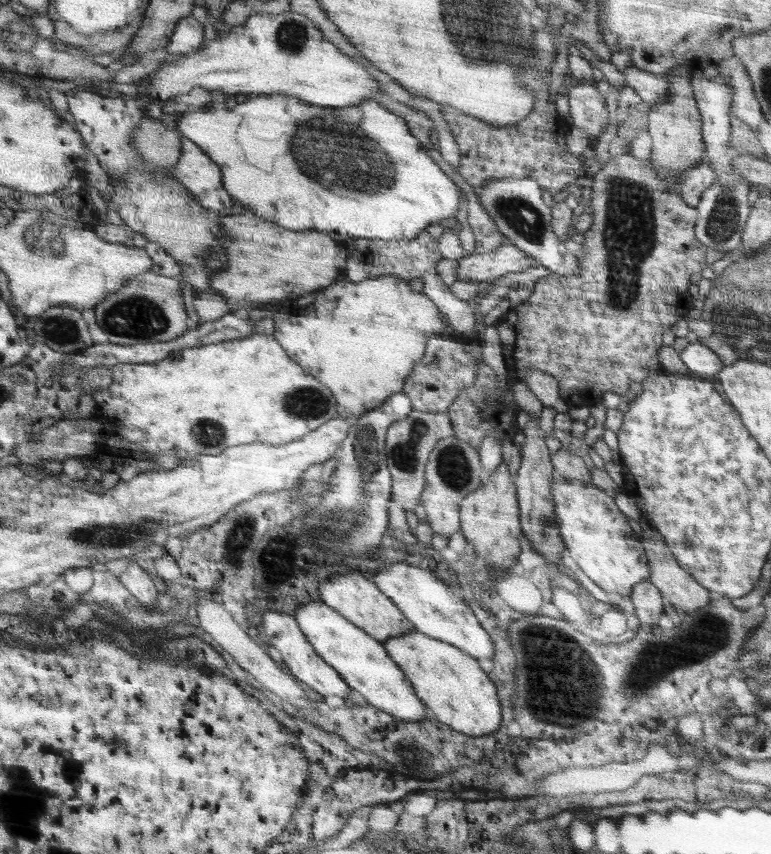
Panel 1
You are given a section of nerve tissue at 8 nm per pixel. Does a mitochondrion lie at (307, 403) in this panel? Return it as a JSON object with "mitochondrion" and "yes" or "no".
{"mitochondrion":"yes"}

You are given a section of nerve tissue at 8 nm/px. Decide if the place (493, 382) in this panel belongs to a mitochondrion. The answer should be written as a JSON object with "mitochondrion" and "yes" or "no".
{"mitochondrion":"no"}

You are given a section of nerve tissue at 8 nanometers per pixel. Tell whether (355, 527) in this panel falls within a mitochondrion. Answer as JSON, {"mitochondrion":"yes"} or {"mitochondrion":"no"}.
{"mitochondrion":"yes"}

